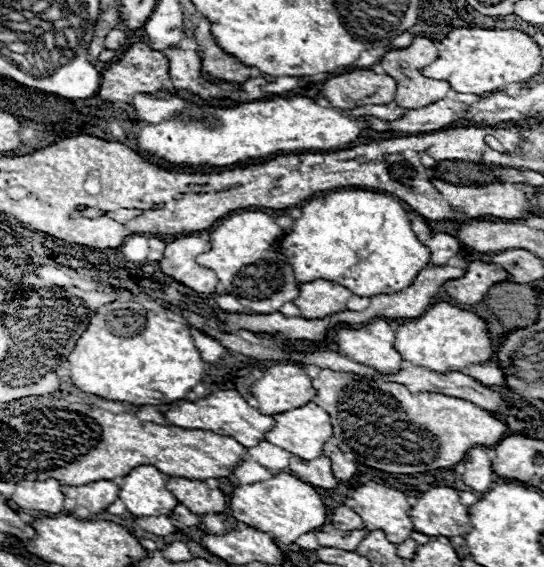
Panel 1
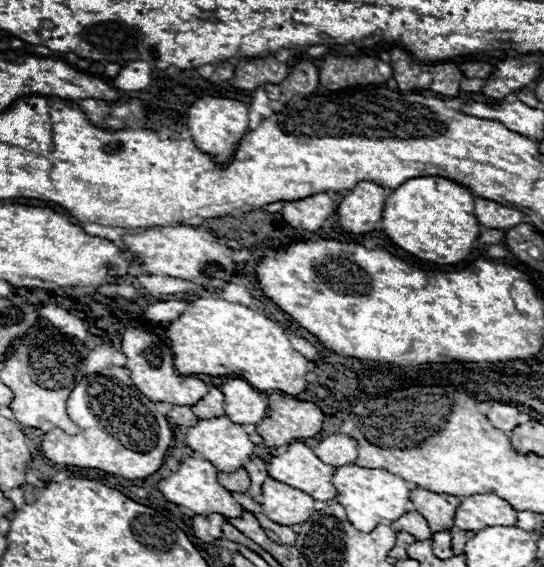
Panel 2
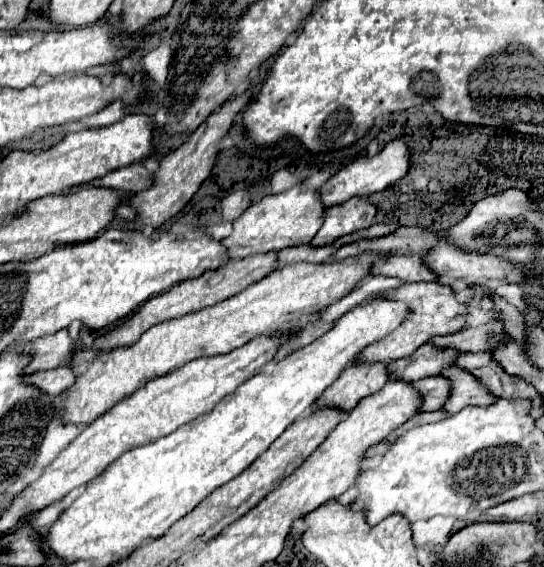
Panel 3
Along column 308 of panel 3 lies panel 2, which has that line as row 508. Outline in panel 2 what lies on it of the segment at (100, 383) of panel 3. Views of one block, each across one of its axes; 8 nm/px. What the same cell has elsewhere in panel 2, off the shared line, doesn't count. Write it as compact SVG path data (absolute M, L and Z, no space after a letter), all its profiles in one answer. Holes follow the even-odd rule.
M264 480L260 504L264 508L264 514L270 520L276 520L276 524L302 524L312 516L314 500L306 492L298 492L292 486L286 486L278 480Z

